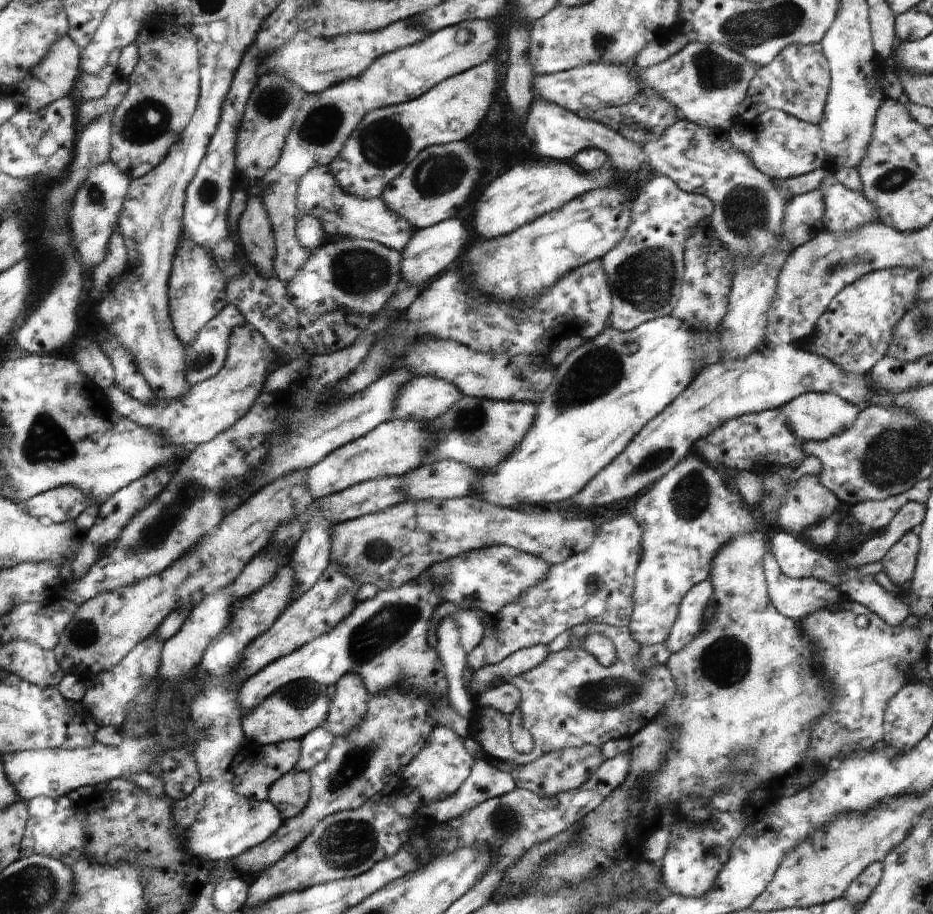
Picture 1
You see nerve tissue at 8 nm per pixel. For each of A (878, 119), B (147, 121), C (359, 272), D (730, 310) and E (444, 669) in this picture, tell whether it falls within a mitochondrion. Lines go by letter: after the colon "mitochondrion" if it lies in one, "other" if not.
A: other
B: mitochondrion
C: mitochondrion
D: other
E: other

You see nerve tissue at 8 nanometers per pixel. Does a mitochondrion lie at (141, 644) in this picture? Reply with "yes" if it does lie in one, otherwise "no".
no

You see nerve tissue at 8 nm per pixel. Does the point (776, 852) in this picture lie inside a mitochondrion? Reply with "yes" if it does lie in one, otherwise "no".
no

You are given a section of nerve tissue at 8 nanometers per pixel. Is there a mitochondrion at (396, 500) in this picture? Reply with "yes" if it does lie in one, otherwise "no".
no

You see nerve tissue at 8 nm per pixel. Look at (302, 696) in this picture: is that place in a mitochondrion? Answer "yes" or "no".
yes

